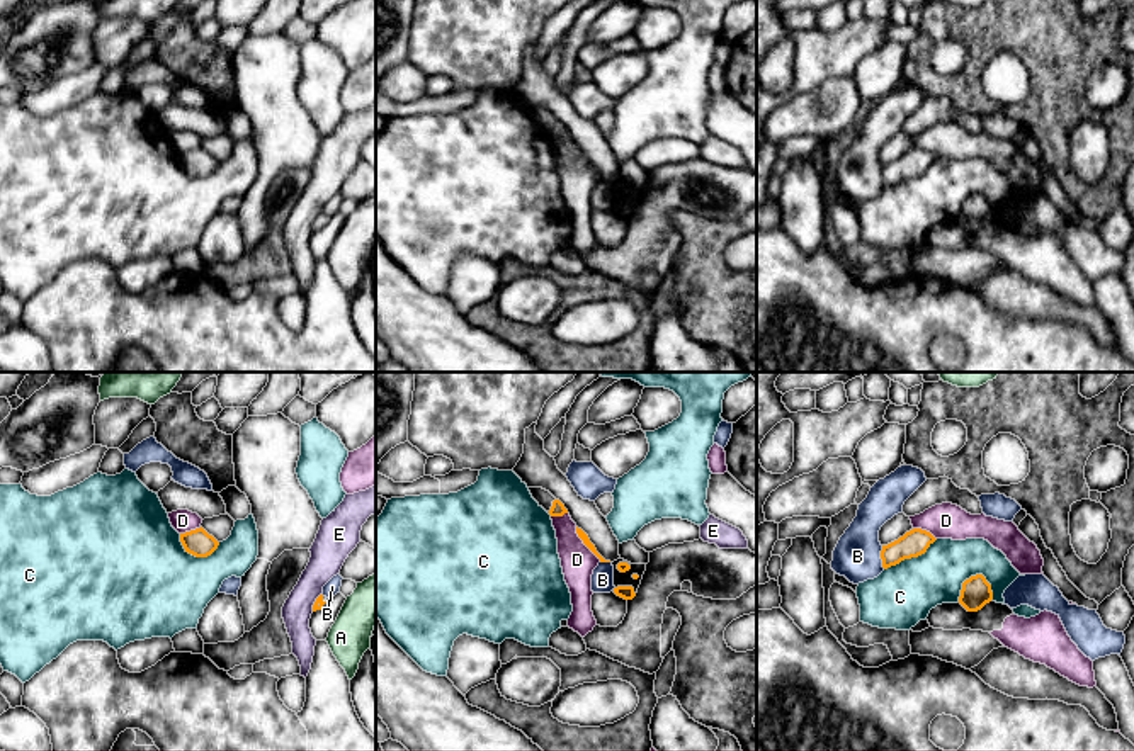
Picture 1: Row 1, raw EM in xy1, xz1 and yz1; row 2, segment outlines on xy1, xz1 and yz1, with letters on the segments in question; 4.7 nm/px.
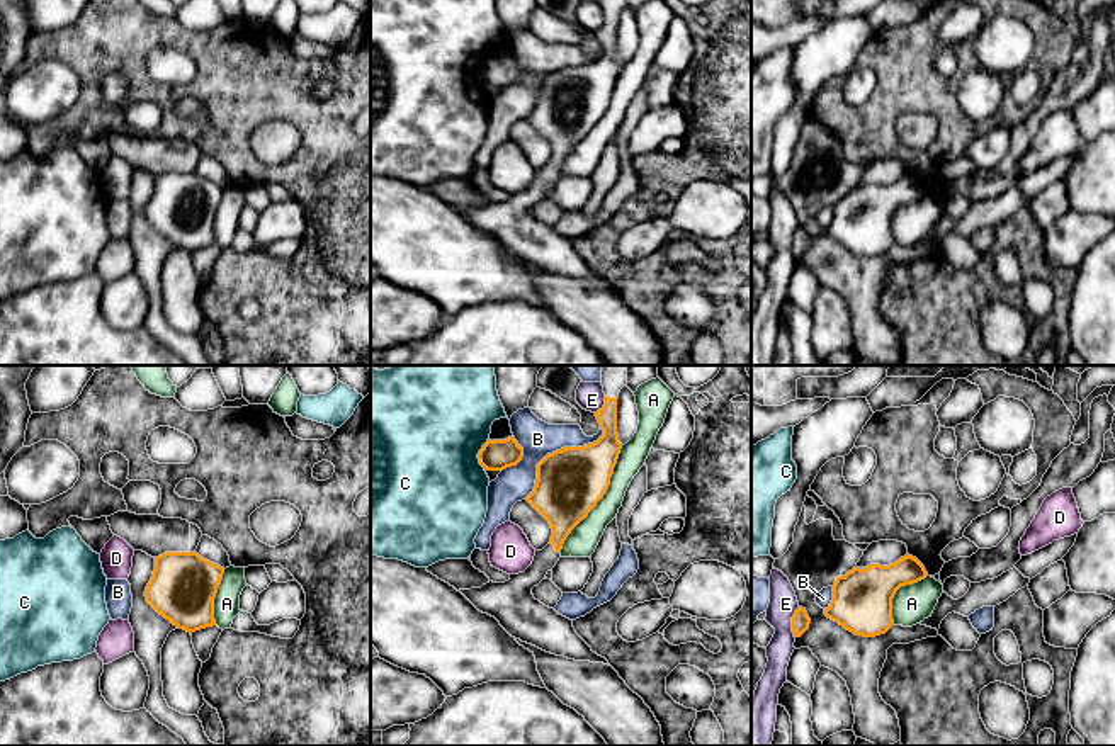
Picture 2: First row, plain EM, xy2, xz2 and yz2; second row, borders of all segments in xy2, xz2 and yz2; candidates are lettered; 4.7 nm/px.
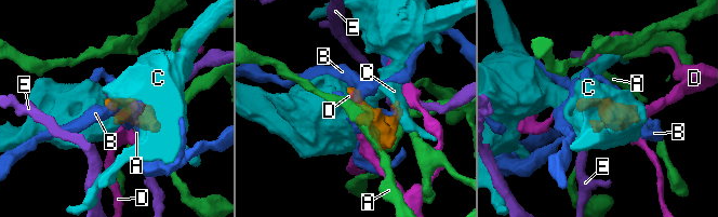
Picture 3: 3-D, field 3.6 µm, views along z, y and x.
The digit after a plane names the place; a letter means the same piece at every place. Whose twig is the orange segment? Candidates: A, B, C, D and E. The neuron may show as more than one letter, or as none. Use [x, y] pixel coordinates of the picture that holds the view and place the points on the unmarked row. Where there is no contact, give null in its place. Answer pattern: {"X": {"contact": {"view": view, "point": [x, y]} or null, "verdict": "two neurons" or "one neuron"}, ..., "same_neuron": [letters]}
{"A": {"contact": {"view": "xz2", "point": [600, 118]}, "verdict": "two neurons"}, "B": {"contact": {"view": "xz2", "point": [556, 70]}, "verdict": "two neurons"}, "C": {"contact": {"view": "yz1", "point": [969, 197]}, "verdict": "two neurons"}, "D": {"contact": {"view": "xz1", "point": [584, 162]}, "verdict": "two neurons"}, "E": {"contact": {"view": "yz2", "point": [792, 242]}, "verdict": "two neurons"}, "same_neuron": []}

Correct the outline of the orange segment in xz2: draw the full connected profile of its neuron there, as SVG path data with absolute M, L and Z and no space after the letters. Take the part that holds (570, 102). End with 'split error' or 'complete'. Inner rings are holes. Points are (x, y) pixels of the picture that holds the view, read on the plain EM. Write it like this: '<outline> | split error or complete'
M602 0L605 24L595 32L603 54L583 66L564 66L537 83L527 121L549 141L551 161L535 170L532 184L505 202L459 209L479 231L495 236L515 258L574 280L608 280L576 253L573 240L534 218L537 206L561 177L571 150L588 136L610 105L622 63L617 53L617 15L627 0Z | split error

